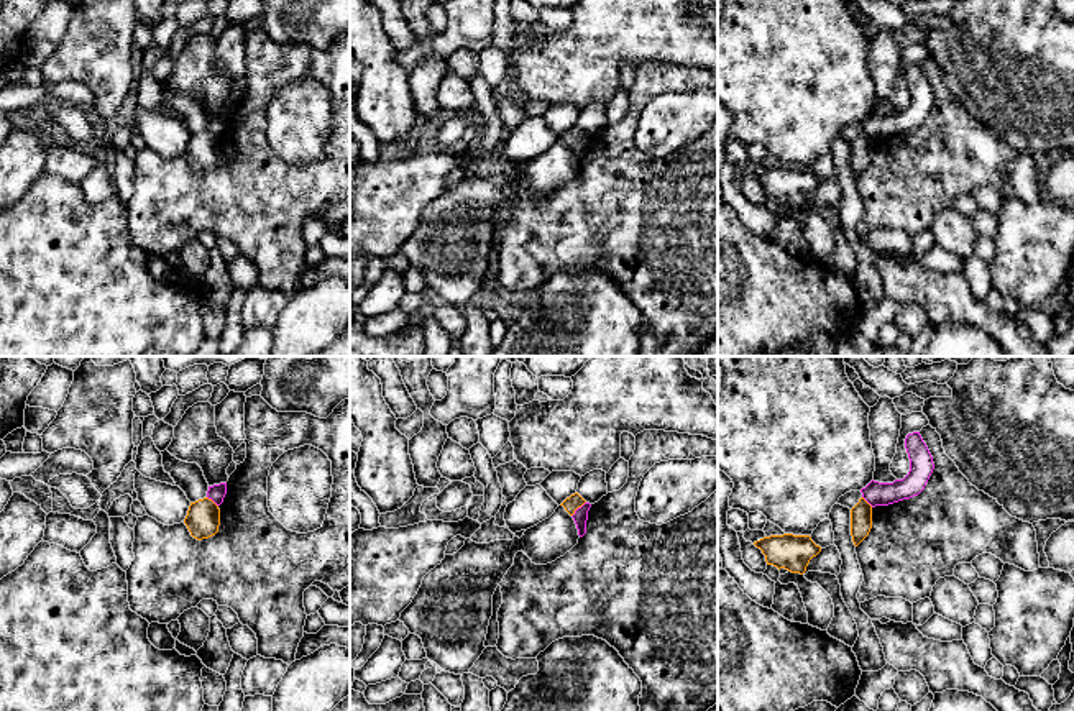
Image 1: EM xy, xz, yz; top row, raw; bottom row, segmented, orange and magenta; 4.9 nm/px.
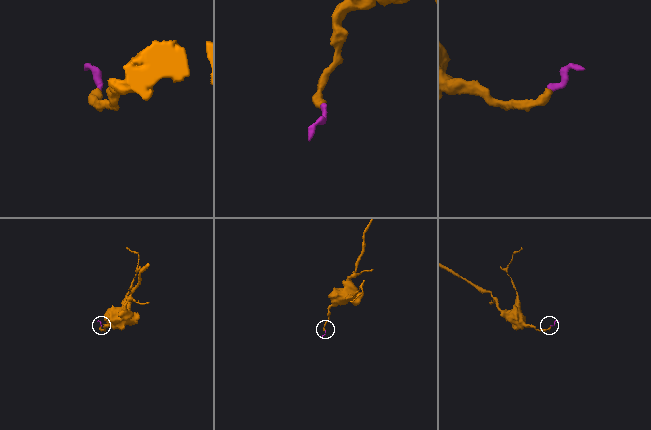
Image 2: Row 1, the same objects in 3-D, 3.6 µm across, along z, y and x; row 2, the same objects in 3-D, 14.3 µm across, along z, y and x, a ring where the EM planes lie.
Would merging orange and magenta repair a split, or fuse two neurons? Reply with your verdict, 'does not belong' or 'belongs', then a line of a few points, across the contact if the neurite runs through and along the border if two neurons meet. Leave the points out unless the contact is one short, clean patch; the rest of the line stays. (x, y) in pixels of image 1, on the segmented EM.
does not belong; line xz (585, 501), (572, 516)

